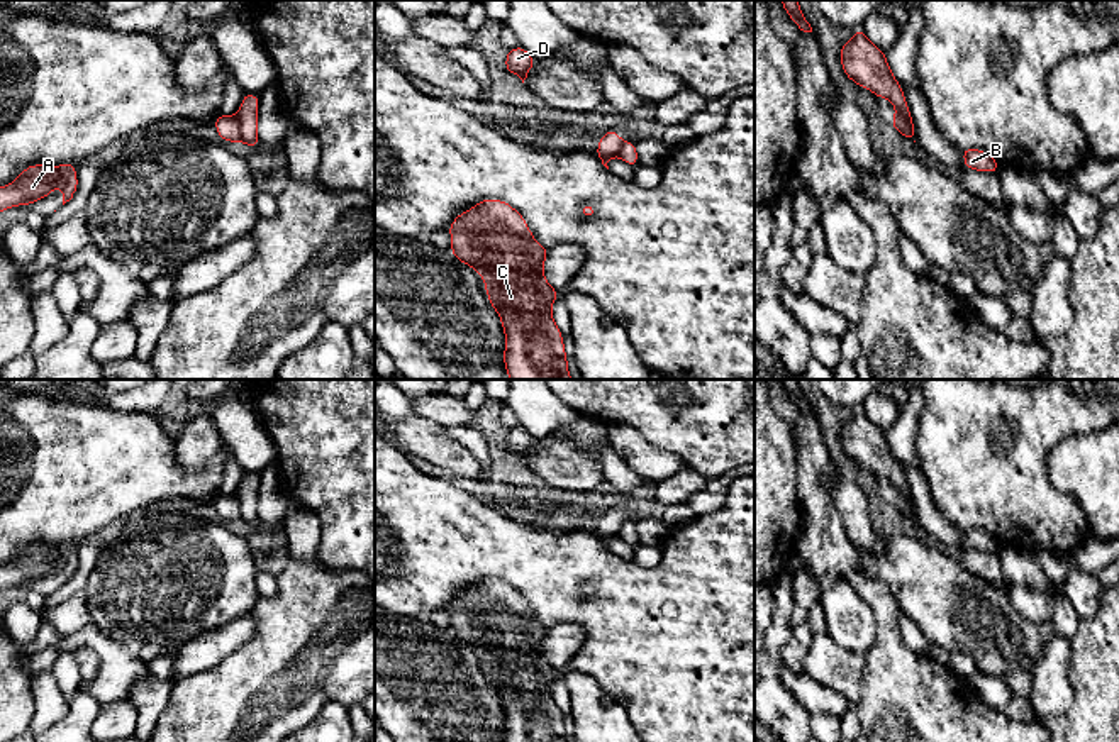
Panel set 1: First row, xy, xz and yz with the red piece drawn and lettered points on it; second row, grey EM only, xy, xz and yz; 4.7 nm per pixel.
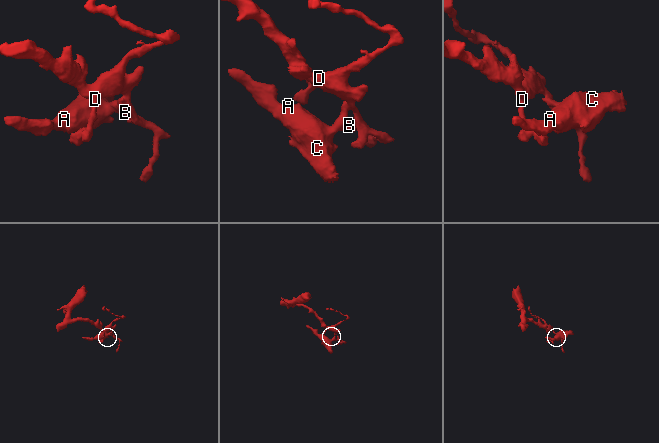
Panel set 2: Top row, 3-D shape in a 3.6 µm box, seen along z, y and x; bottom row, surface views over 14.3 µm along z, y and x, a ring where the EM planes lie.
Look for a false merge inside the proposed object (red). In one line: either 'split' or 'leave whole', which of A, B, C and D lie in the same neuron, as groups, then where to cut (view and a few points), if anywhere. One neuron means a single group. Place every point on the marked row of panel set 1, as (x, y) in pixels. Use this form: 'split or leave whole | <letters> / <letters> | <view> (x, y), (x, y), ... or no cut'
split | A B C / D | xy (236, 116), (239, 139)

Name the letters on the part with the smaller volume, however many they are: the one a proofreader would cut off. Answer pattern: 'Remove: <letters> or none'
Remove: A, B, C

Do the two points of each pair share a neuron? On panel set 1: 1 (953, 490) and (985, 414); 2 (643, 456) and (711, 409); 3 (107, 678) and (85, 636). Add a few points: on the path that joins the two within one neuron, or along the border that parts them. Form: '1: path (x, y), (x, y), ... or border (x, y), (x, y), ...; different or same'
1: path (972, 471), (984, 459), (985, 432); same
2: border (624, 424), (655, 446), (673, 451), (687, 465); different
3: path (107, 666), (107, 654), (97, 644); same

